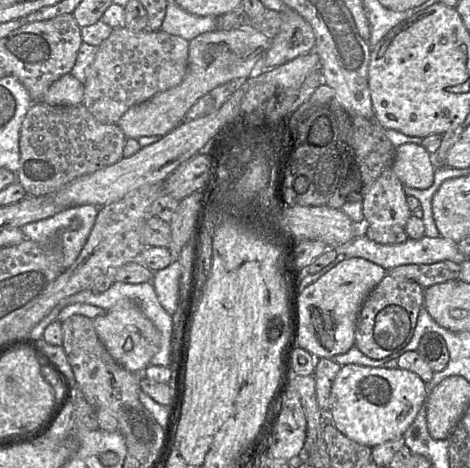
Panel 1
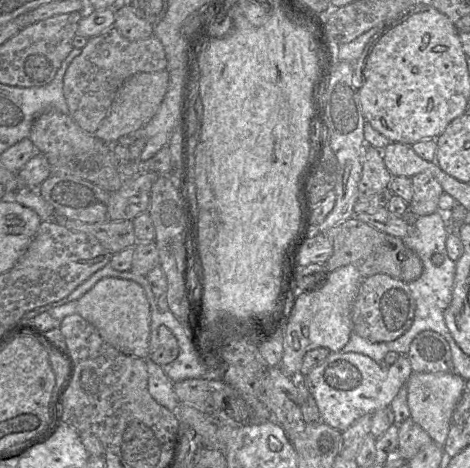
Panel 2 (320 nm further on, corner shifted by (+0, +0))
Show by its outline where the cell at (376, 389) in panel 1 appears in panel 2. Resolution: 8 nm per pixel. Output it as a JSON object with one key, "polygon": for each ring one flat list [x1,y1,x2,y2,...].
{"polygon":[[331,352,320,365,305,375,305,383,315,399,322,422,344,432,360,417,390,406,412,372,407,355,400,355,388,369,382,369,367,355]]}

